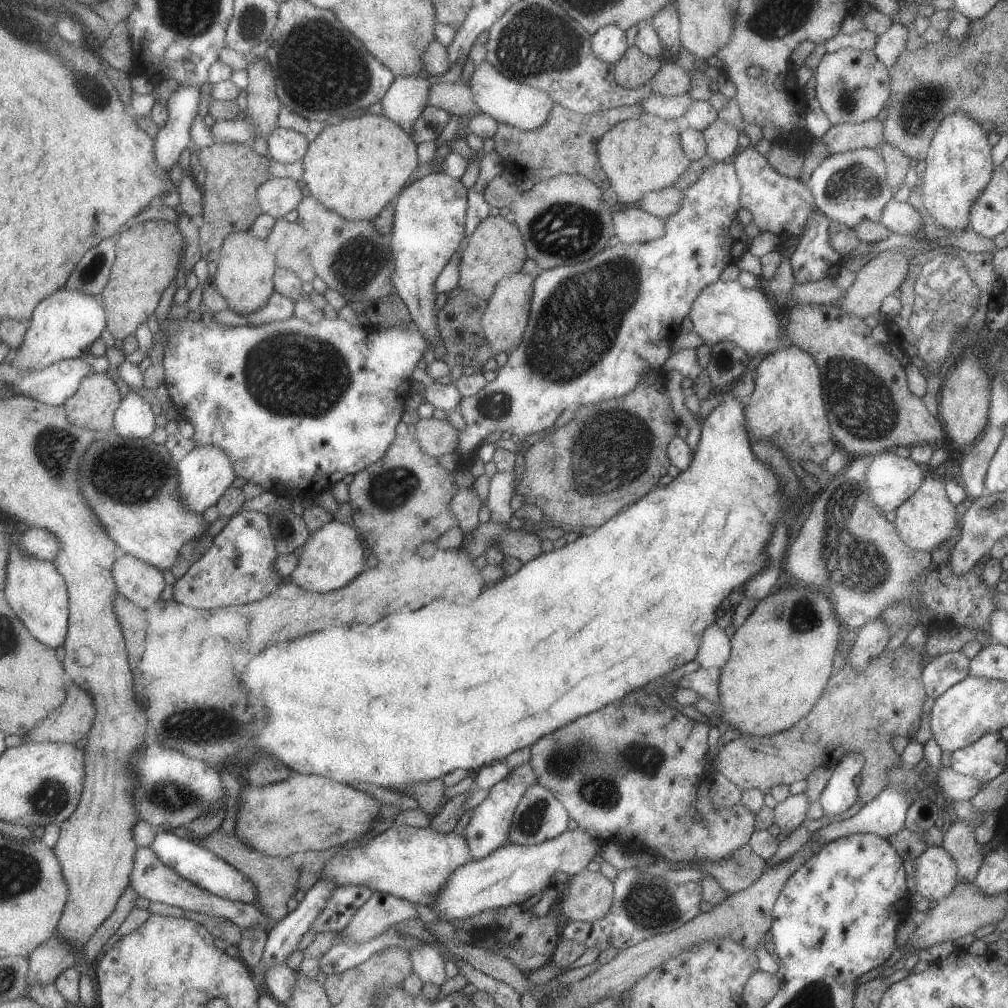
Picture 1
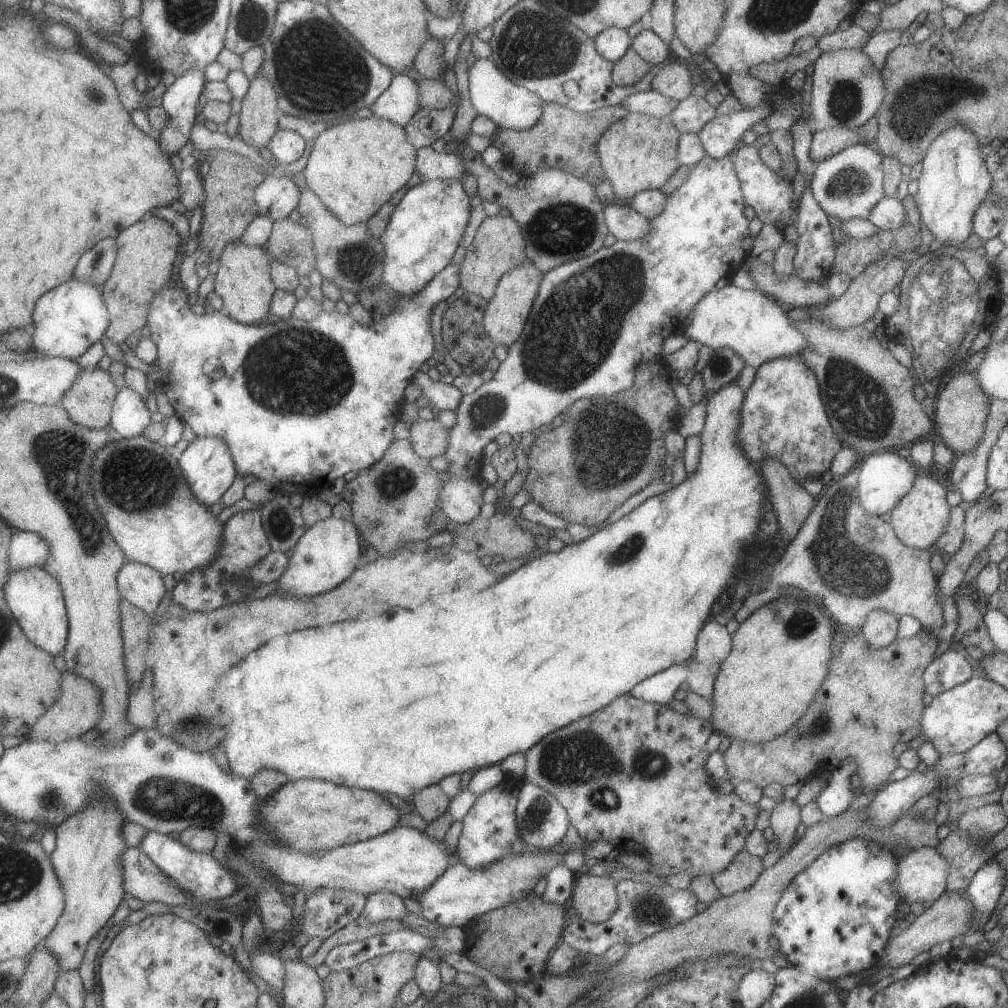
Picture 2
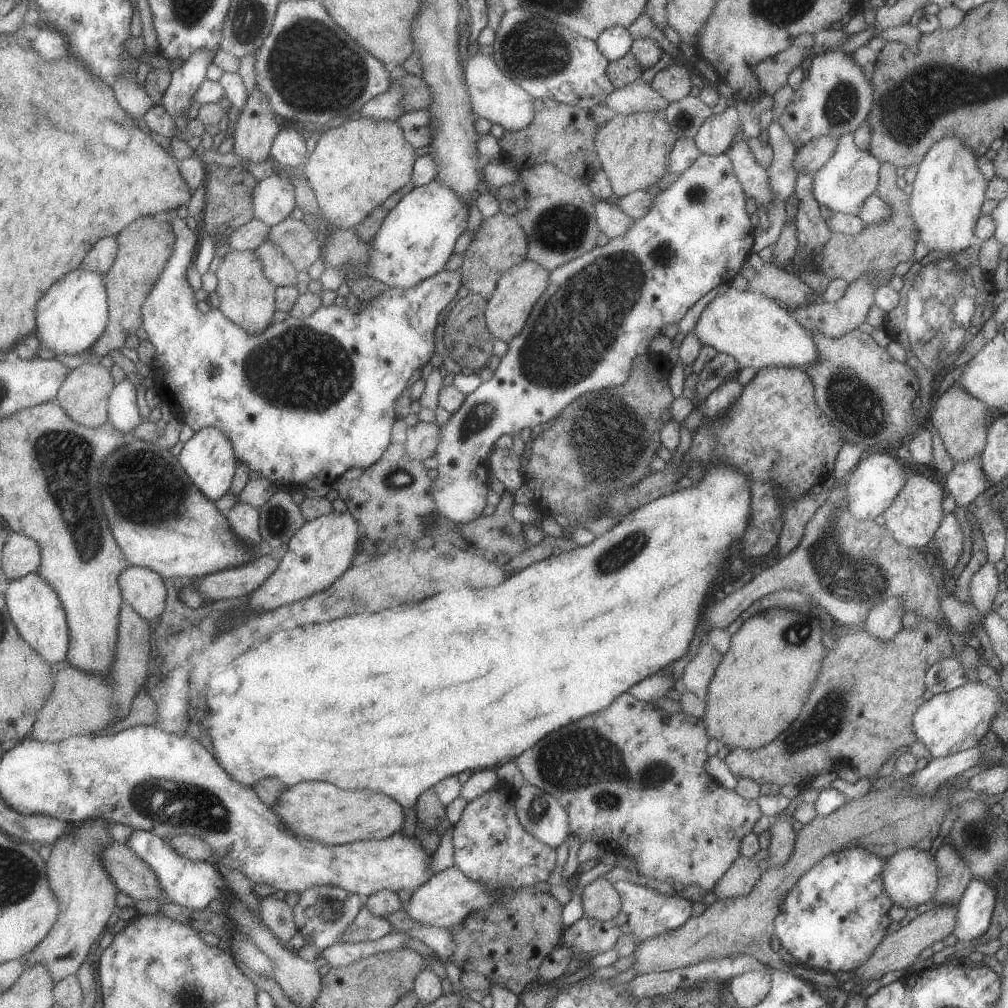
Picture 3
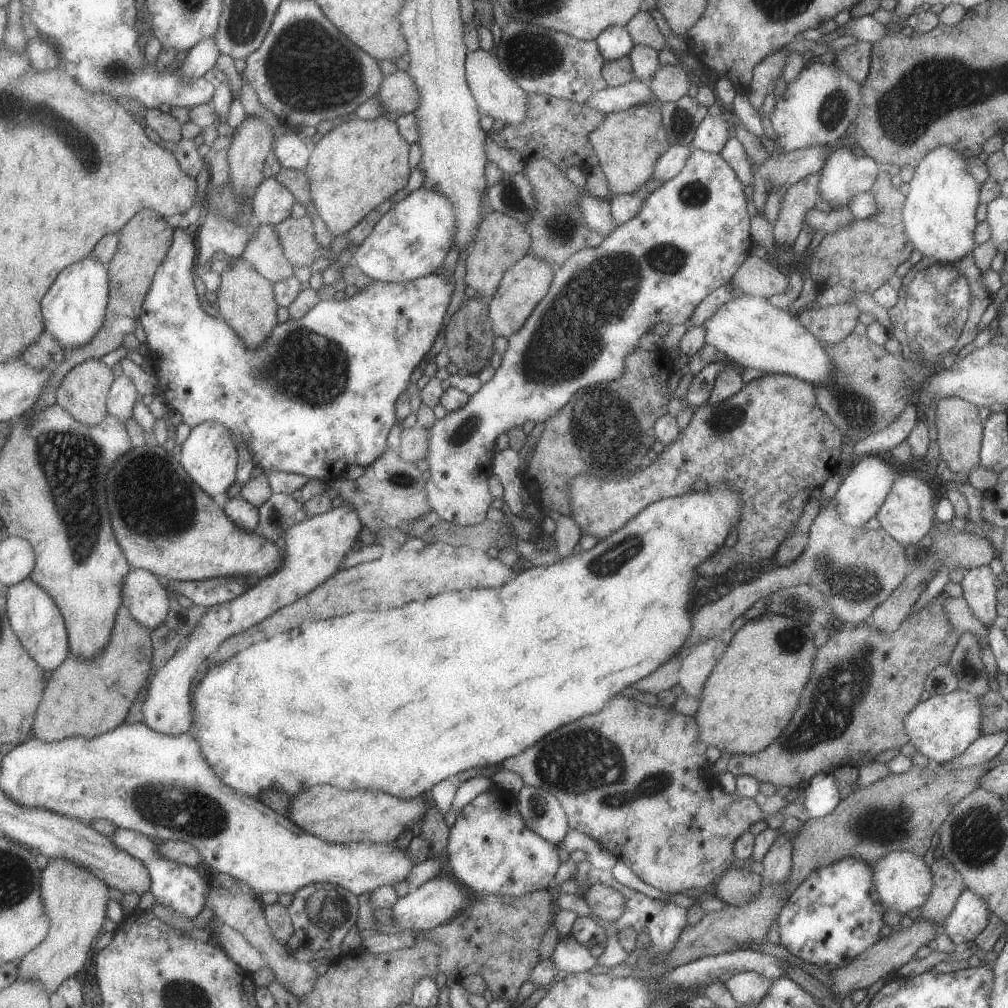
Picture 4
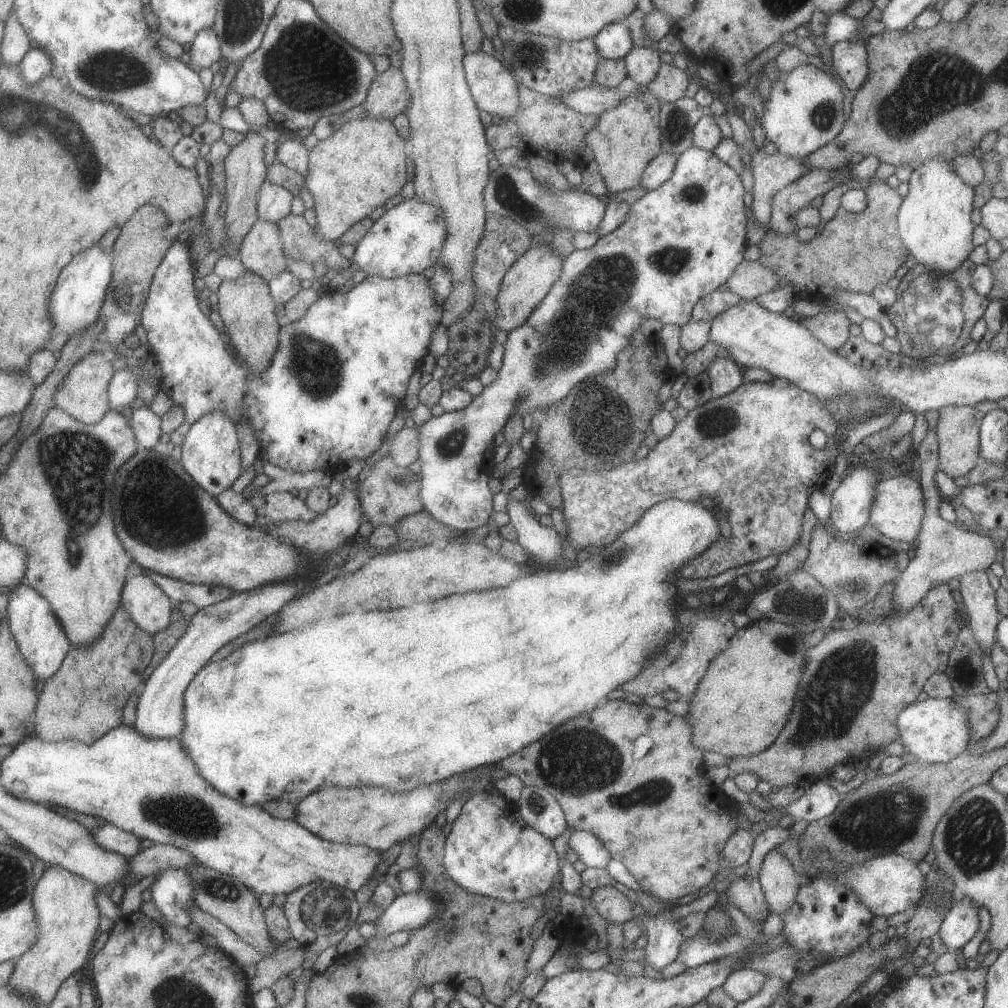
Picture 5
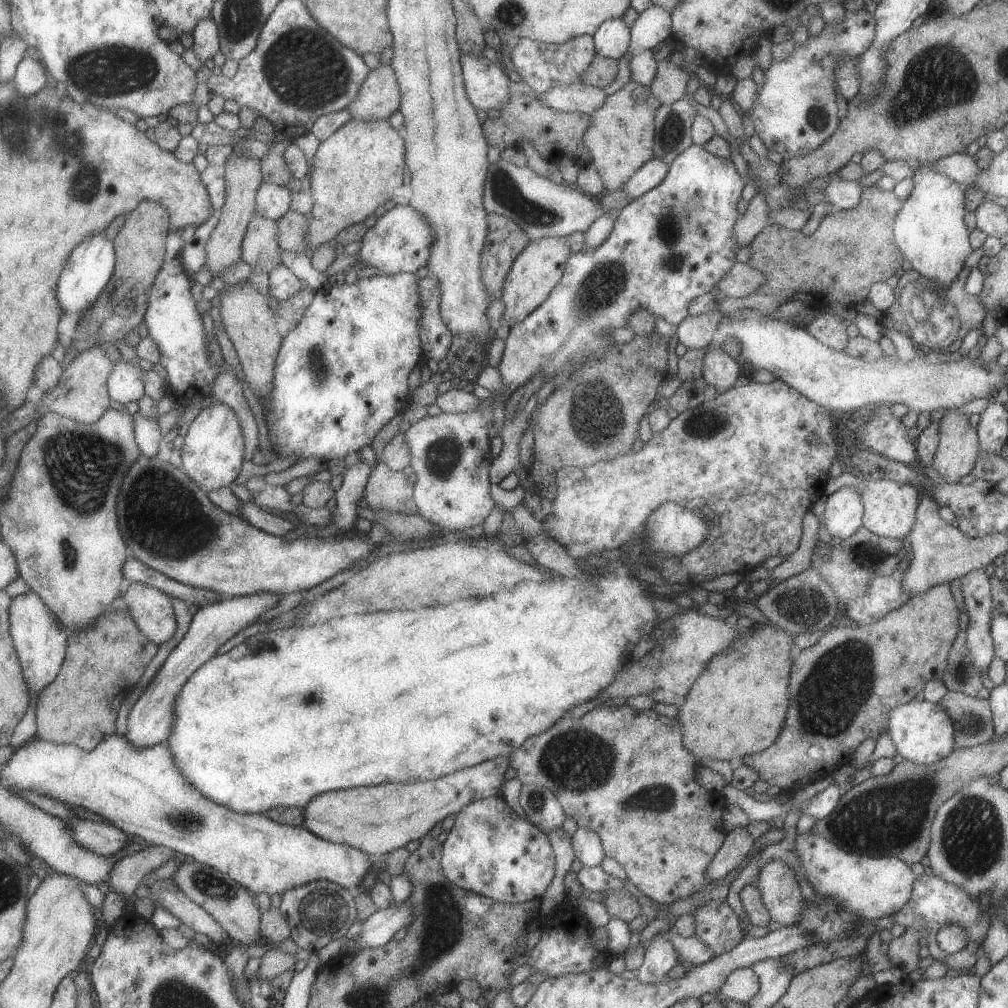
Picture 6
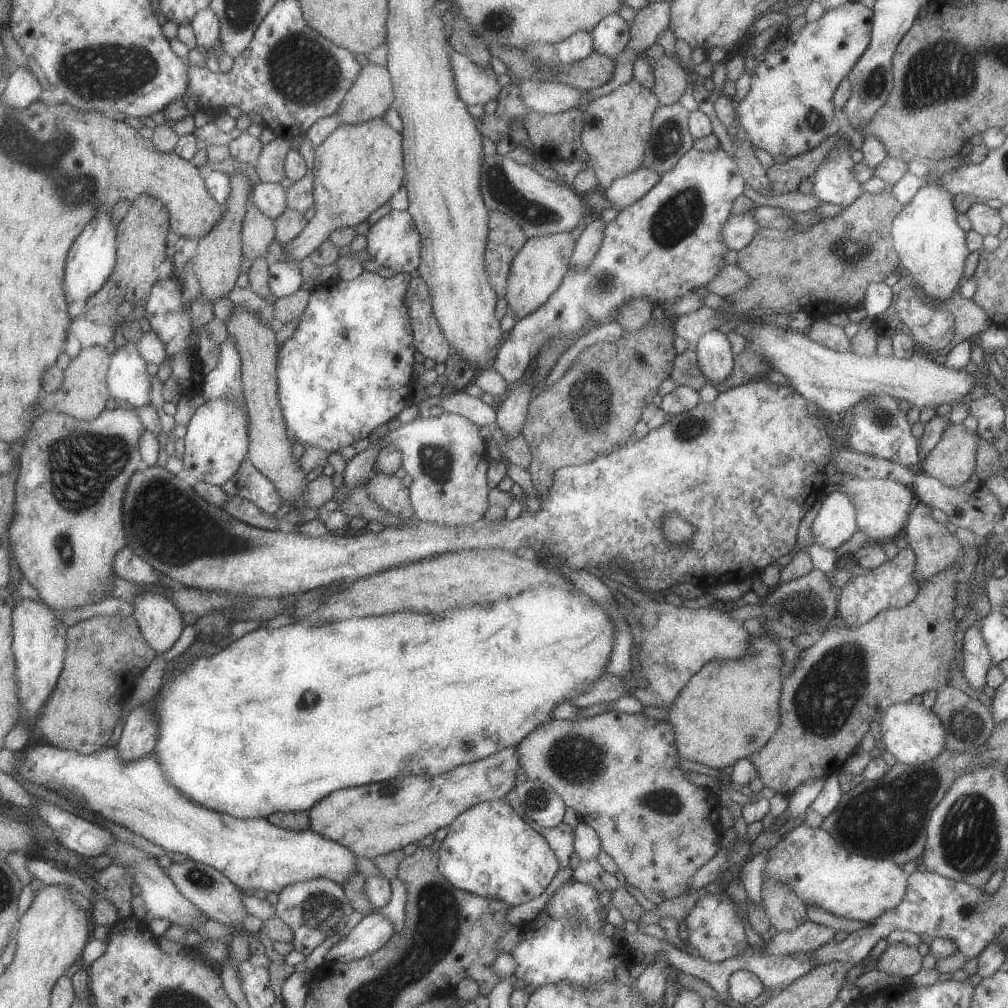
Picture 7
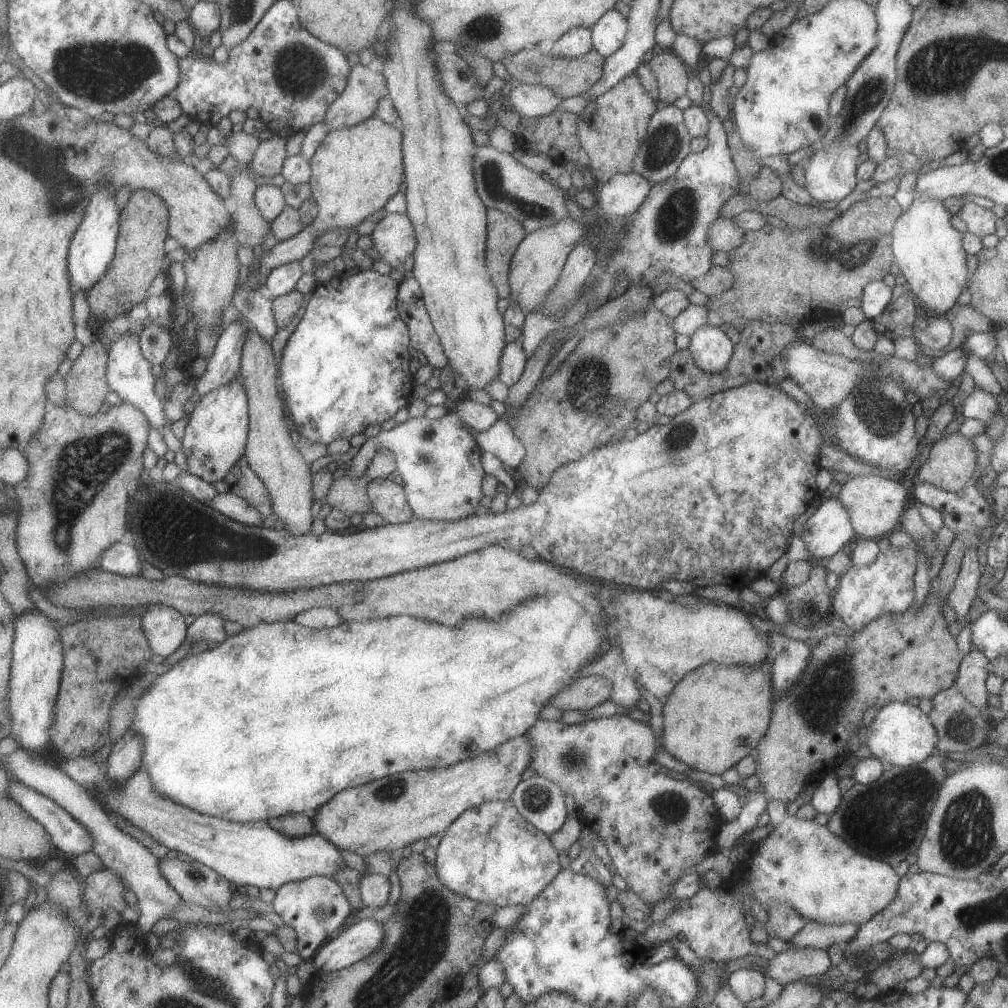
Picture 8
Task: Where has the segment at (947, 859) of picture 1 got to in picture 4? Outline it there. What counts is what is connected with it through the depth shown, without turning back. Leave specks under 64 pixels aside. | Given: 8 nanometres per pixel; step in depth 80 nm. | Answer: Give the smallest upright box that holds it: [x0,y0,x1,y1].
[871,851,931,914]

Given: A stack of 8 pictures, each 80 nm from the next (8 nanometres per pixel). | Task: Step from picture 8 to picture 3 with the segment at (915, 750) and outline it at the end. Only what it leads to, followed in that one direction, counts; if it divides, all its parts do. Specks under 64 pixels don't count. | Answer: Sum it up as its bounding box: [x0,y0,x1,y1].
[911,681,1003,758]

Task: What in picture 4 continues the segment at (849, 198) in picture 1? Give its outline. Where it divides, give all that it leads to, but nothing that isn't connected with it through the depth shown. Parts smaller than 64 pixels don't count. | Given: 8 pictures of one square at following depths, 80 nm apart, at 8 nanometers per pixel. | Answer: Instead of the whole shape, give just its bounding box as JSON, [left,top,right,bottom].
[818,146,881,210]

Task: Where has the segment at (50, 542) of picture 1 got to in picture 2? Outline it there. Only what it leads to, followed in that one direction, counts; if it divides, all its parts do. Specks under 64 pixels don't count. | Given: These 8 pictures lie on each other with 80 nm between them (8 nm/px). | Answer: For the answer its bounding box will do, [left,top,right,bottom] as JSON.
[10,531,51,572]

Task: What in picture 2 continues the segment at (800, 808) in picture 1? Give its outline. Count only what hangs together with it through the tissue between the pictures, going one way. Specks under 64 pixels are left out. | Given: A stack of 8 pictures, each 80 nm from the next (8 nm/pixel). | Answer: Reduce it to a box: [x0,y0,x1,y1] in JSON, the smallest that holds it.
[770,800,799,854]

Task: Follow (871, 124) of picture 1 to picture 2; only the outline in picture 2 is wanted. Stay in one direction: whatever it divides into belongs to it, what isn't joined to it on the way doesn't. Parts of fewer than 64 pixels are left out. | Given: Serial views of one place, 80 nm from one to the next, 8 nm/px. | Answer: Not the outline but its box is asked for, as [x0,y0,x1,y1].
[809,128,863,162]

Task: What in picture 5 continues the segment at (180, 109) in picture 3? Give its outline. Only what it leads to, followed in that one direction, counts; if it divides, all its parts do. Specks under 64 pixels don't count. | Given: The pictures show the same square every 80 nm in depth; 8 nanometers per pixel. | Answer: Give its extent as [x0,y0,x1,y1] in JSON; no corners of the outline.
[187,26,220,73]

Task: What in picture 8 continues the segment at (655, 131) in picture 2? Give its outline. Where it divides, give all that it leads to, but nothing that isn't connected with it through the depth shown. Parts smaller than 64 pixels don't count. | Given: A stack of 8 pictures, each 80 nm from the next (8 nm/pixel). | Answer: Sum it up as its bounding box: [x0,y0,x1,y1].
[577,72,657,185]

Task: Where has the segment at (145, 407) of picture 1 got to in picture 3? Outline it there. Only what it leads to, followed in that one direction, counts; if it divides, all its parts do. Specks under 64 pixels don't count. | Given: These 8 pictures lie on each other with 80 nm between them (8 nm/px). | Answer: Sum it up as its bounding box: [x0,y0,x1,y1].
[110,378,143,434]

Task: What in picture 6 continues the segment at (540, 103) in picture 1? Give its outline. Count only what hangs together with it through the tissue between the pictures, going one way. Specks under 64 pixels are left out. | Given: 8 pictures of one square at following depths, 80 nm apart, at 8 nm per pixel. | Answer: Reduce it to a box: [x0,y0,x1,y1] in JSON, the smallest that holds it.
[460,54,510,111]

